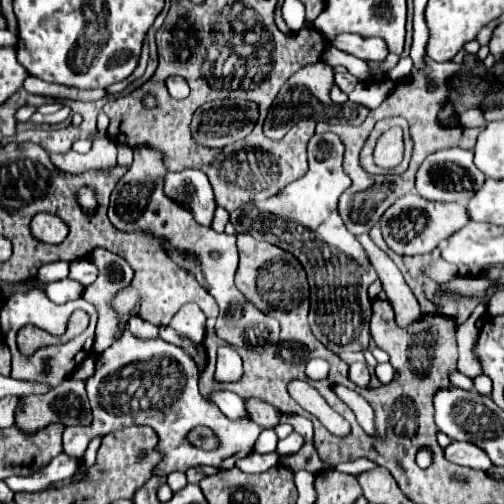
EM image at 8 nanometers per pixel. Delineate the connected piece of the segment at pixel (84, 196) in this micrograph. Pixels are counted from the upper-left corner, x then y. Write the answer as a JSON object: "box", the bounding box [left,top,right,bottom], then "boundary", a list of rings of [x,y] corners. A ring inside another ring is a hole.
{"box":[76,187,98,217],"boundary":[[[82,187],[82,189],[76,193],[76,199],[78,199],[78,205],[80,205],[82,213],[86,213],[88,217],[94,217],[94,215],[96,215],[96,211],[98,211],[98,201],[96,201],[94,189]]]}

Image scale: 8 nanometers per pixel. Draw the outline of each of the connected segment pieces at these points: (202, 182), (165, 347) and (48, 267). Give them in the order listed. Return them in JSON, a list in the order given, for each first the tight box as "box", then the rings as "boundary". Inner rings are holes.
[{"box":[164,169,216,227],"boundary":[[[186,169],[182,173],[168,173],[164,179],[164,193],[178,201],[182,207],[190,209],[194,219],[210,227],[216,211],[212,185],[200,169]]]},{"box":[62,331,262,477],"boundary":[[[126,331],[110,349],[96,357],[96,373],[86,381],[86,391],[94,423],[90,427],[68,427],[62,435],[64,453],[76,459],[82,457],[94,435],[124,429],[134,425],[134,421],[148,421],[148,427],[158,433],[158,449],[164,453],[162,463],[156,467],[156,475],[166,477],[172,471],[186,471],[198,465],[232,469],[238,459],[244,459],[254,451],[254,443],[262,431],[252,419],[230,421],[214,403],[204,401],[198,391],[198,367],[194,359],[180,347],[158,337],[138,339]],[[198,425],[210,427],[218,435],[218,449],[202,451],[188,443],[186,433]]]},{"box":[38,261,70,281],"boundary":[[[54,261],[54,263],[46,263],[40,267],[38,279],[40,281],[56,281],[56,279],[64,279],[70,273],[70,263],[68,261]]]}]

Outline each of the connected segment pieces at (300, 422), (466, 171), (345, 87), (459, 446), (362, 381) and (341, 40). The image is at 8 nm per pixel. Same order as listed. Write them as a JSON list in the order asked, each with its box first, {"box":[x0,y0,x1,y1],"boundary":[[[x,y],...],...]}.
[{"box":[286,415,314,441],"boundary":[[[286,415],[286,423],[290,423],[294,427],[294,431],[304,437],[304,441],[314,439],[314,425],[310,419],[300,417],[300,415]]]},{"box":[416,147,484,203],"boundary":[[[454,147],[454,149],[440,149],[438,153],[432,153],[430,157],[426,157],[426,161],[422,163],[422,167],[418,169],[416,175],[416,189],[424,199],[430,201],[442,201],[442,203],[466,203],[472,195],[474,189],[480,187],[484,183],[484,173],[480,169],[476,169],[474,165],[474,153]]]},{"box":[334,74,358,94],"boundary":[[[335,74],[334,75],[335,83],[339,88],[344,91],[346,94],[349,94],[353,91],[354,87],[358,83],[358,80],[351,74]]]},{"box":[444,441,492,471],"boundary":[[[454,441],[444,449],[444,453],[446,453],[446,459],[456,465],[466,465],[466,467],[484,469],[484,471],[492,467],[492,461],[486,457],[486,453],[478,449],[478,445],[468,441],[460,441],[460,443]]]},{"box":[350,363,370,387],"boundary":[[[352,363],[350,365],[350,381],[354,381],[358,387],[368,387],[370,373],[366,363]]]},{"box":[332,33,390,61],"boundary":[[[342,33],[334,39],[332,45],[338,47],[340,51],[350,53],[364,61],[384,61],[386,55],[390,53],[386,49],[386,41],[382,41],[382,37],[360,37],[360,35]]]}]

